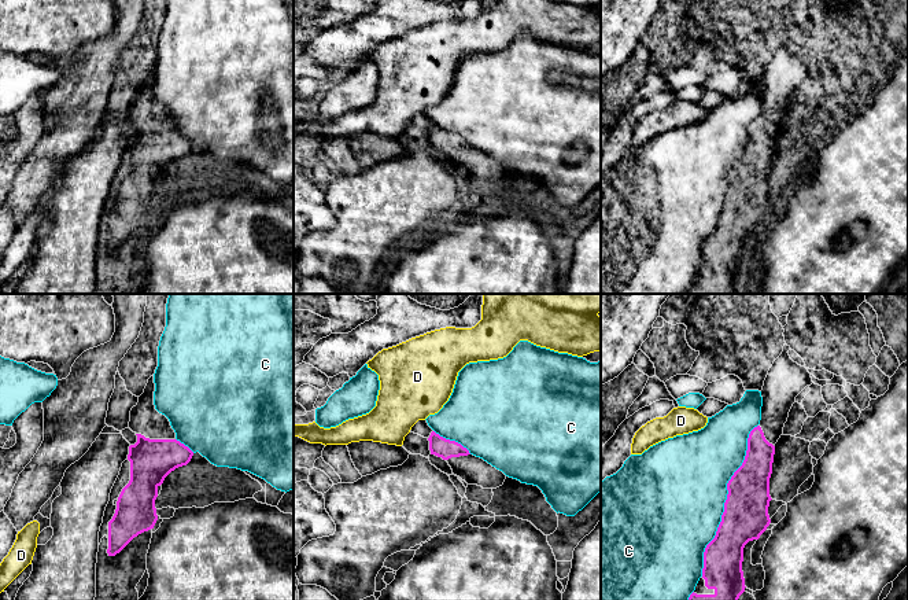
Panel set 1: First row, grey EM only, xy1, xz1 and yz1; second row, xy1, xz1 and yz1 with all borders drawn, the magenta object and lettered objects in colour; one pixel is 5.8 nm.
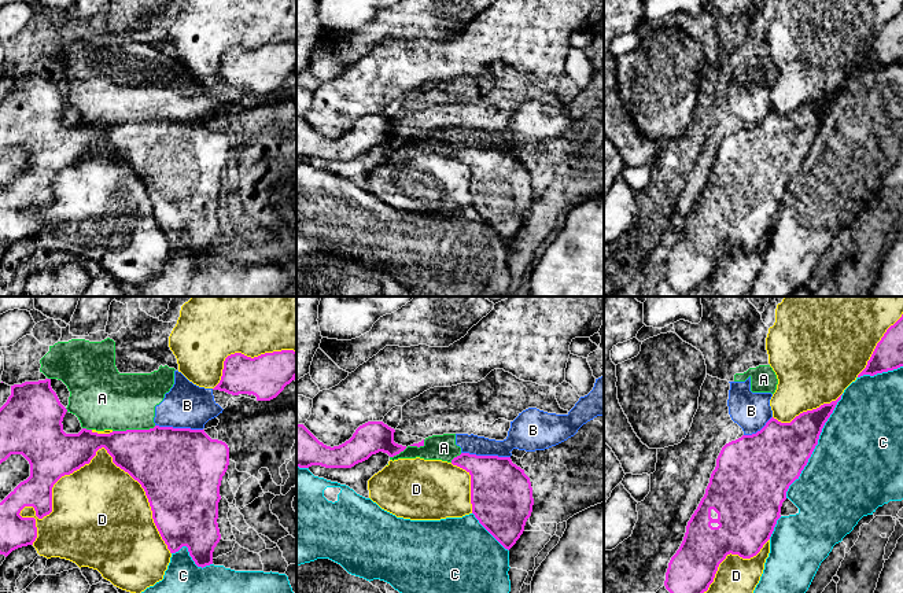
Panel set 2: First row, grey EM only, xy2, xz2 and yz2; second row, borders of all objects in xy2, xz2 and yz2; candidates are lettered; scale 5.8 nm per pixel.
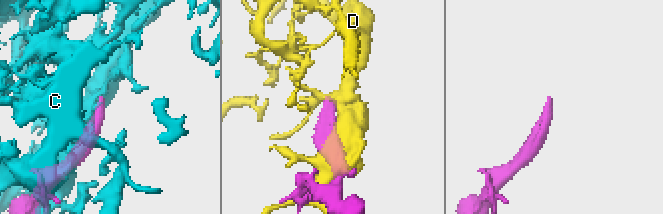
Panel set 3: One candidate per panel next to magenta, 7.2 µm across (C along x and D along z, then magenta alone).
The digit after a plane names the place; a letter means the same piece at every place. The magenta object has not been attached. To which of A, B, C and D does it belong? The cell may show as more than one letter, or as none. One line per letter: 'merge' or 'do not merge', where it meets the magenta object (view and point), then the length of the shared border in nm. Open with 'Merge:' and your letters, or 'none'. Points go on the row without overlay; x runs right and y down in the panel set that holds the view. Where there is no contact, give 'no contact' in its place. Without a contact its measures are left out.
Merge: none
A: do not merge | xy2 (133, 122) | 260 nm
B: do not merge | xz2 (486, 148) | 280 nm
C: do not merge | yz1 (726, 192) | 950 nm
D: do not merge | xy2 (103, 139) | 950 nm

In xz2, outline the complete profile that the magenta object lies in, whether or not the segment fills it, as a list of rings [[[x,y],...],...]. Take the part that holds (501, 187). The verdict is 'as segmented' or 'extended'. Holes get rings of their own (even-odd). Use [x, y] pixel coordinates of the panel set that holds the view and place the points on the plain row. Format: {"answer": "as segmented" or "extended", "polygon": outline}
{"answer": "as segmented", "polygon": [[[461,146],[453,158],[471,167],[472,206],[505,240],[511,242],[524,224],[534,191],[530,170],[511,150]]]}

